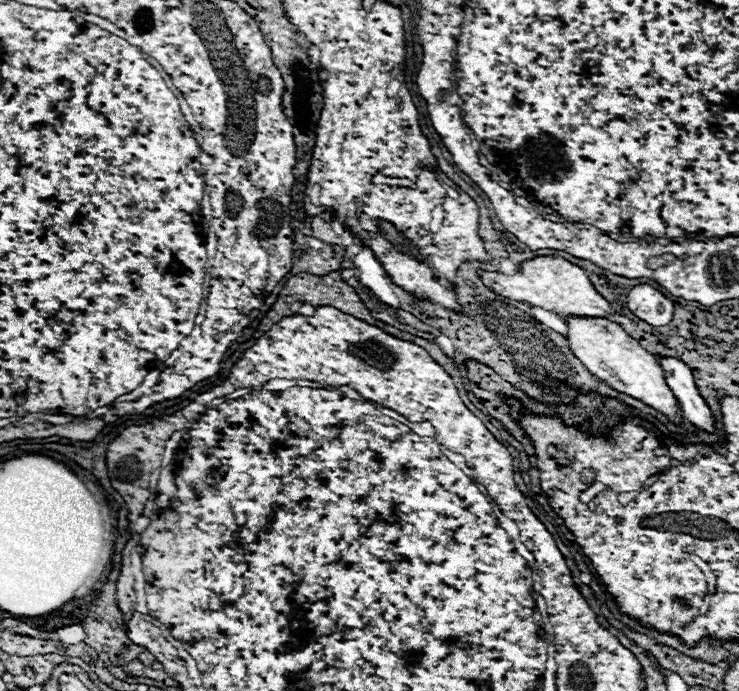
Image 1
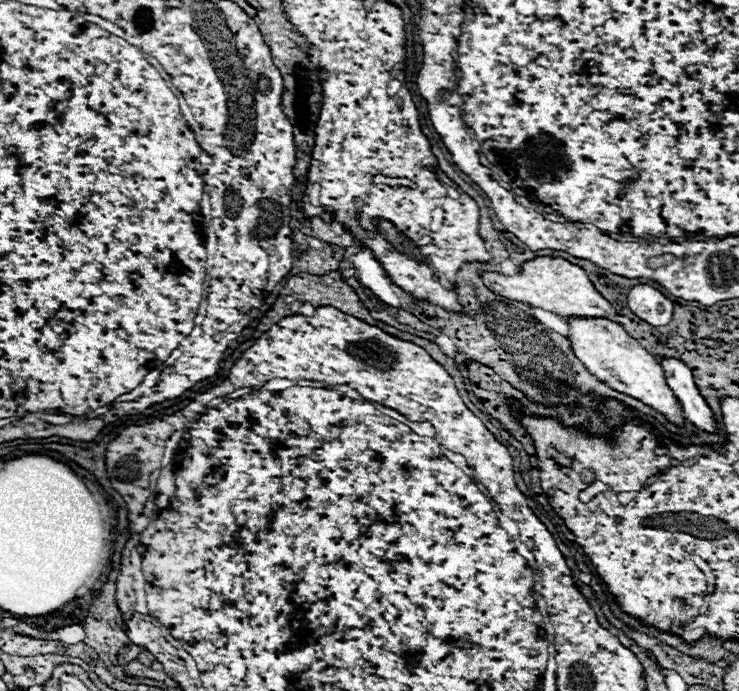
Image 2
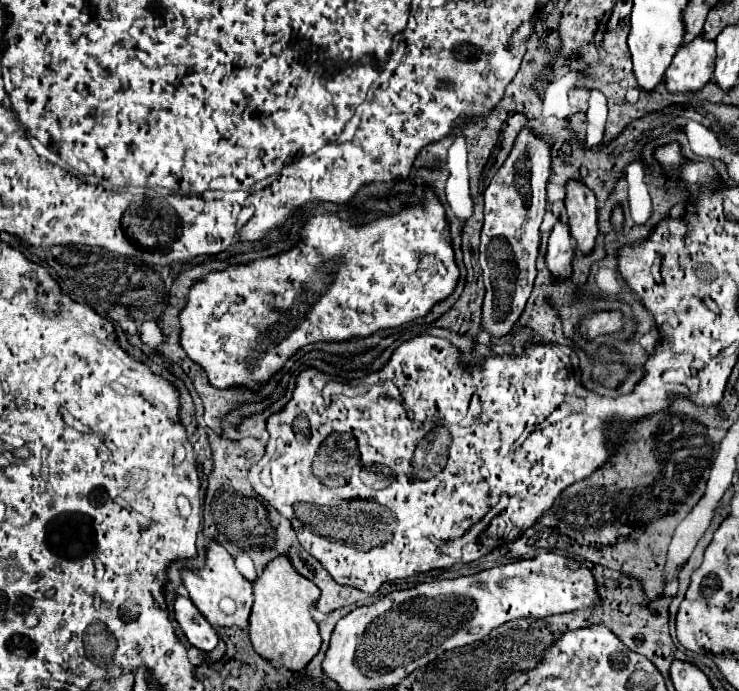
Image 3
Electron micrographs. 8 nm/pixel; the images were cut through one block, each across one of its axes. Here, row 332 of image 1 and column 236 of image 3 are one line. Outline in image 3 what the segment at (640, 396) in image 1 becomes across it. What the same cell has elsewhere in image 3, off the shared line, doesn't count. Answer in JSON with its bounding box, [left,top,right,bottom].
[182,540,254,630]

